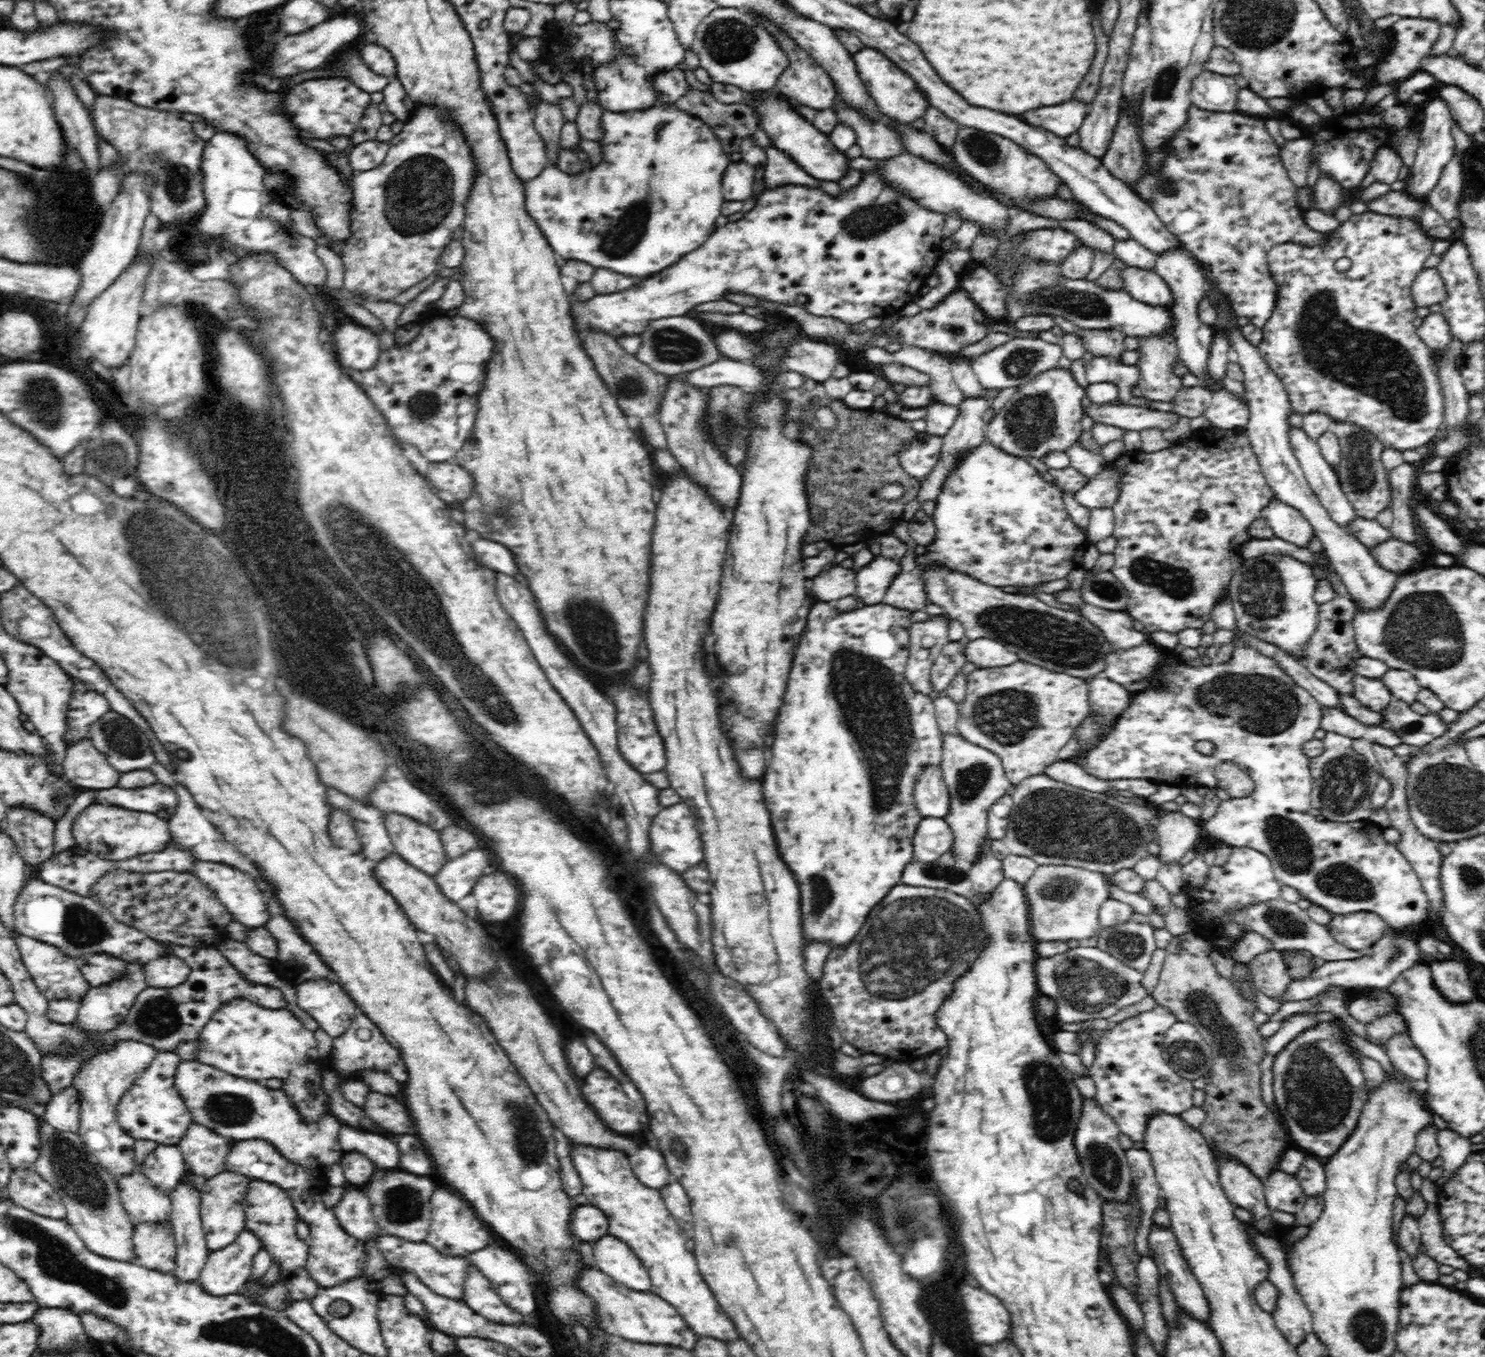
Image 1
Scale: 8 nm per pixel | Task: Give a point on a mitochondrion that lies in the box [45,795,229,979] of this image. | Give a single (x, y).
(79, 927)

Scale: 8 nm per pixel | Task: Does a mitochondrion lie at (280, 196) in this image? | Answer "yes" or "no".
no

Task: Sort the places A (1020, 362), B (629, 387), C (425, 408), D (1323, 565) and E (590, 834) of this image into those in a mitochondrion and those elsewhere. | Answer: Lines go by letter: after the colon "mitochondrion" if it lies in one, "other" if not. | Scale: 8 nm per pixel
A: mitochondrion
B: mitochondrion
C: mitochondrion
D: other
E: other

